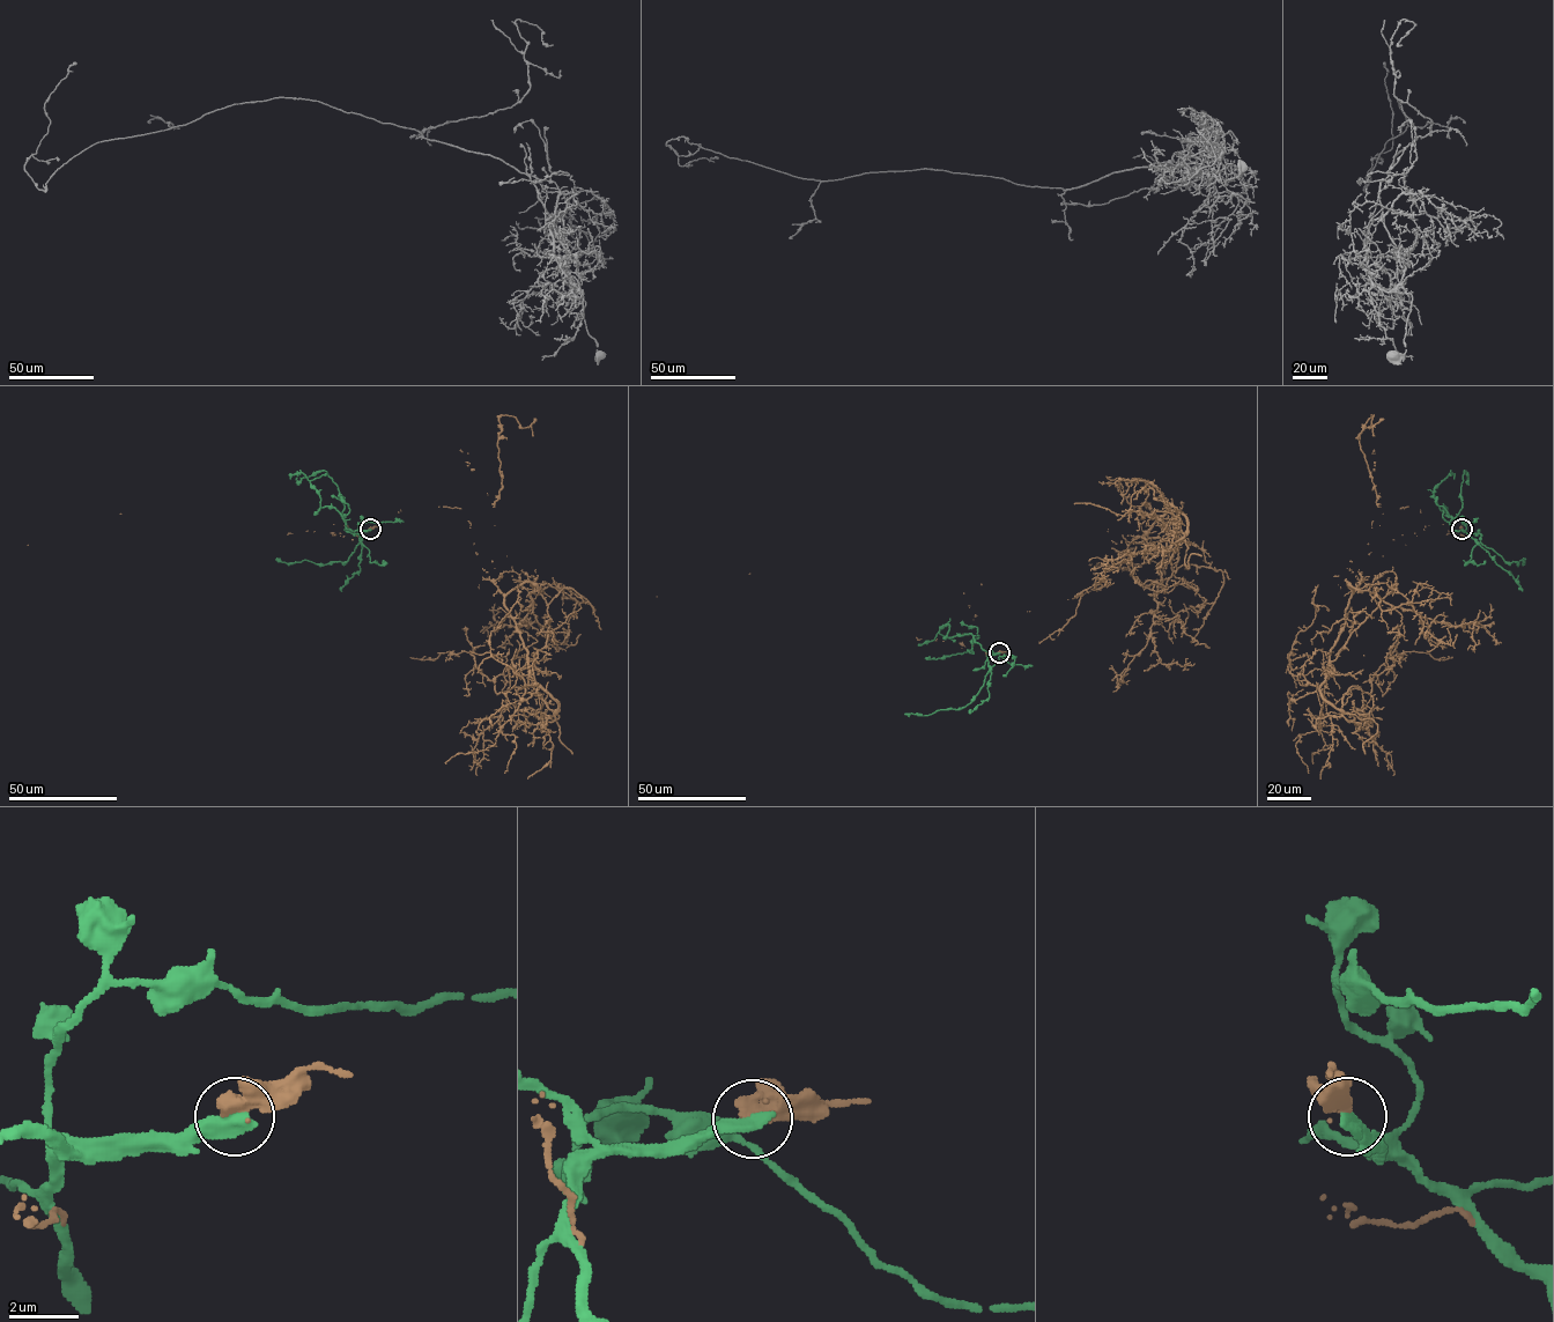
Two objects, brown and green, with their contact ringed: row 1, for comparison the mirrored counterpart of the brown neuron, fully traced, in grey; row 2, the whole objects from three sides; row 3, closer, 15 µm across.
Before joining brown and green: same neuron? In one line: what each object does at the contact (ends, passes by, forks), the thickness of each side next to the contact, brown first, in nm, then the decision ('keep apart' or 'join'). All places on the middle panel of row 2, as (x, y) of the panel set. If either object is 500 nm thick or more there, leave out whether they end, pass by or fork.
550/440 nm | keep apart

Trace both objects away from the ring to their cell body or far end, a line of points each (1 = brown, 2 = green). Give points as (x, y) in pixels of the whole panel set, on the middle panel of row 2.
1: (999, 652), (1027, 611), (1089, 591), (1114, 541), (1185, 517), (1038, 643)
2: (999, 652), (989, 654), (970, 633), (949, 637), (948, 625), (932, 641), (919, 644)

